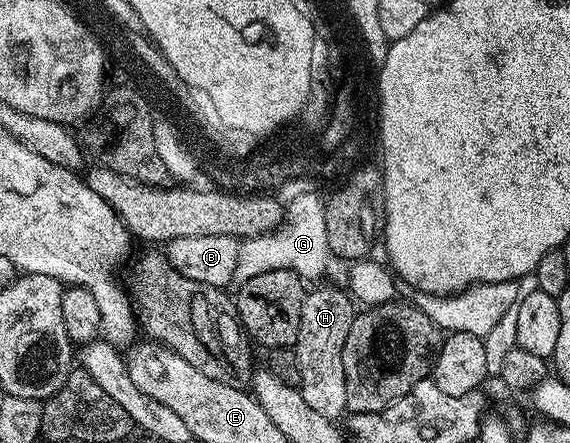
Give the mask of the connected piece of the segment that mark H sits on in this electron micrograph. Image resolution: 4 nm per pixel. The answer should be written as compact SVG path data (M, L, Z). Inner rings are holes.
M317 289L306 292L301 326L297 336L299 359L299 386L303 400L319 415L337 419L346 412L347 383L343 375L343 343L355 316L355 305L350 294L341 289ZM354 307L354 309L353 309Z

